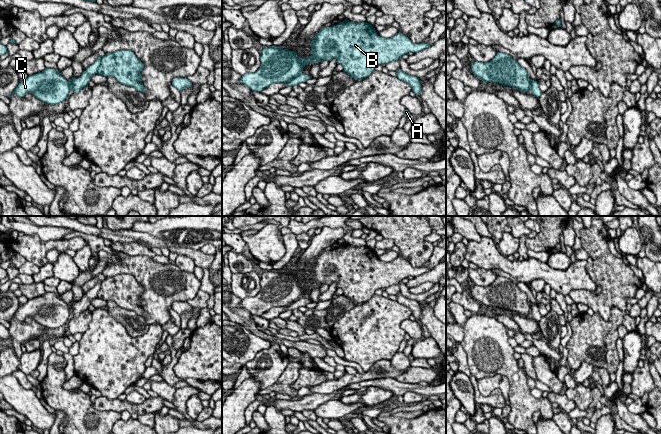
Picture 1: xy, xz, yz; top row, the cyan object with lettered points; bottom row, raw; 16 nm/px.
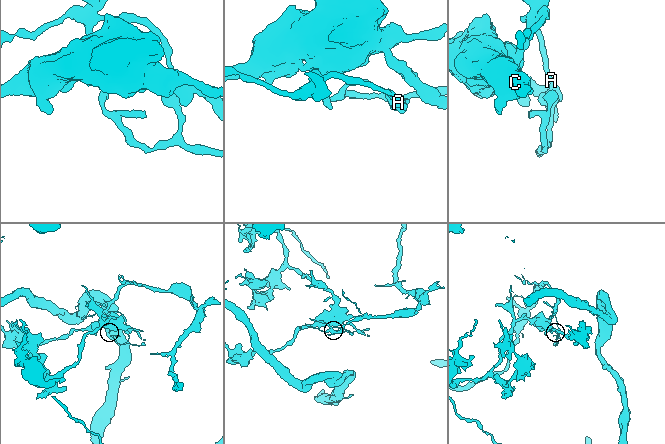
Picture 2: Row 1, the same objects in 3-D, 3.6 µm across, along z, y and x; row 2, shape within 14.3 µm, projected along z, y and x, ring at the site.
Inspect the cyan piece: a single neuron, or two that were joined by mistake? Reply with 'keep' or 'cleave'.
keep

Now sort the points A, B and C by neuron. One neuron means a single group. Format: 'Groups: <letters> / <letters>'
Groups: A B C

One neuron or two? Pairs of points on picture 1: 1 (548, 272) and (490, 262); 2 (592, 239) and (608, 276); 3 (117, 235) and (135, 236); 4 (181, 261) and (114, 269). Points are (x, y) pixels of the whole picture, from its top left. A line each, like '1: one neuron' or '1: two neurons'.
1: one neuron
2: one neuron
3: one neuron
4: two neurons

